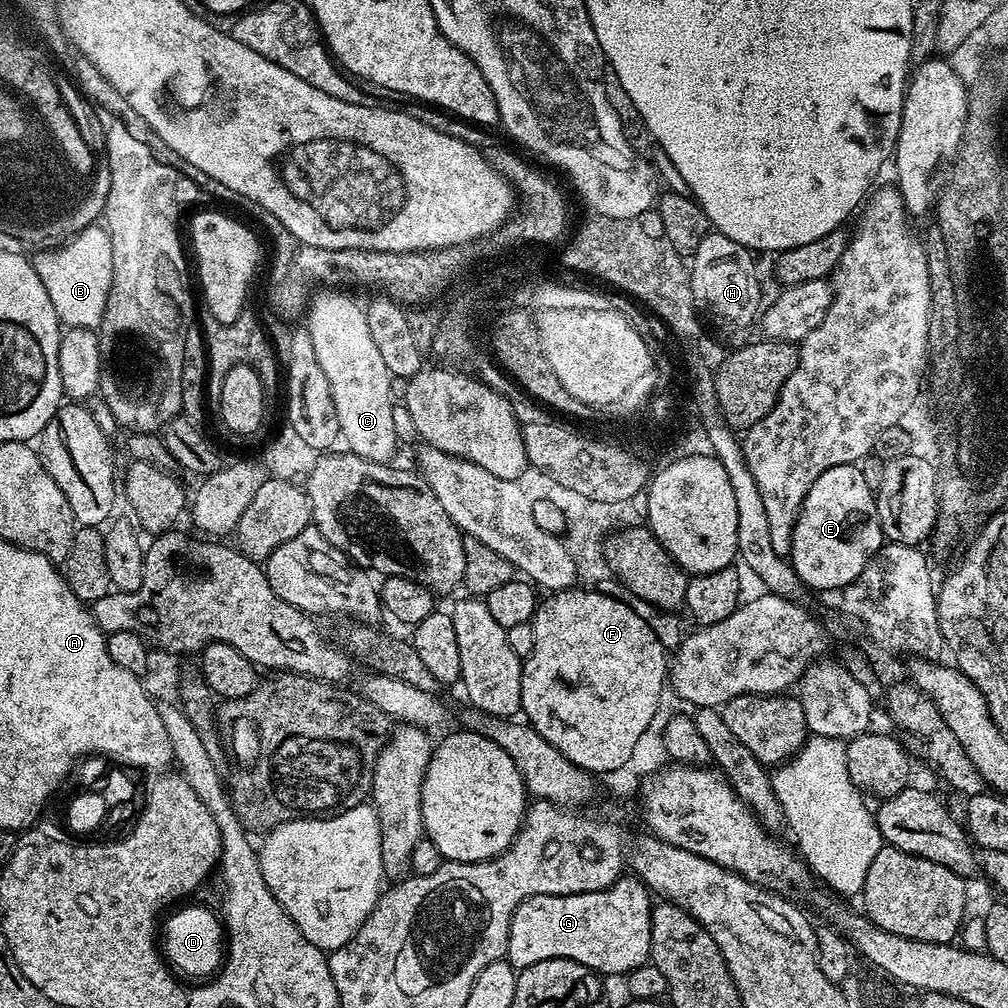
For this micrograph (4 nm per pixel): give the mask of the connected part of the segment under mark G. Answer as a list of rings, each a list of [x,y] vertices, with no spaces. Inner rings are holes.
[[[631,879],[615,880],[611,886],[603,888],[601,892],[570,894],[569,896],[532,896],[529,900],[523,900],[512,911],[512,921],[508,927],[506,957],[508,963],[519,970],[526,966],[534,966],[534,962],[562,958],[591,968],[593,972],[604,978],[607,976],[620,978],[632,968],[642,966],[649,959],[654,900],[639,879]]]

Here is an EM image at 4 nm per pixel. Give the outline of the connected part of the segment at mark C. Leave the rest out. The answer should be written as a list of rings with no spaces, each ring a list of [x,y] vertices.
[[[339,291],[321,292],[324,293],[312,300],[312,321],[307,321],[306,327],[312,334],[314,350],[332,387],[343,443],[348,443],[345,444],[347,451],[355,456],[387,464],[398,447],[391,410],[394,378],[386,370],[386,362],[382,362],[378,345],[370,335],[367,311],[352,300],[343,300]]]

